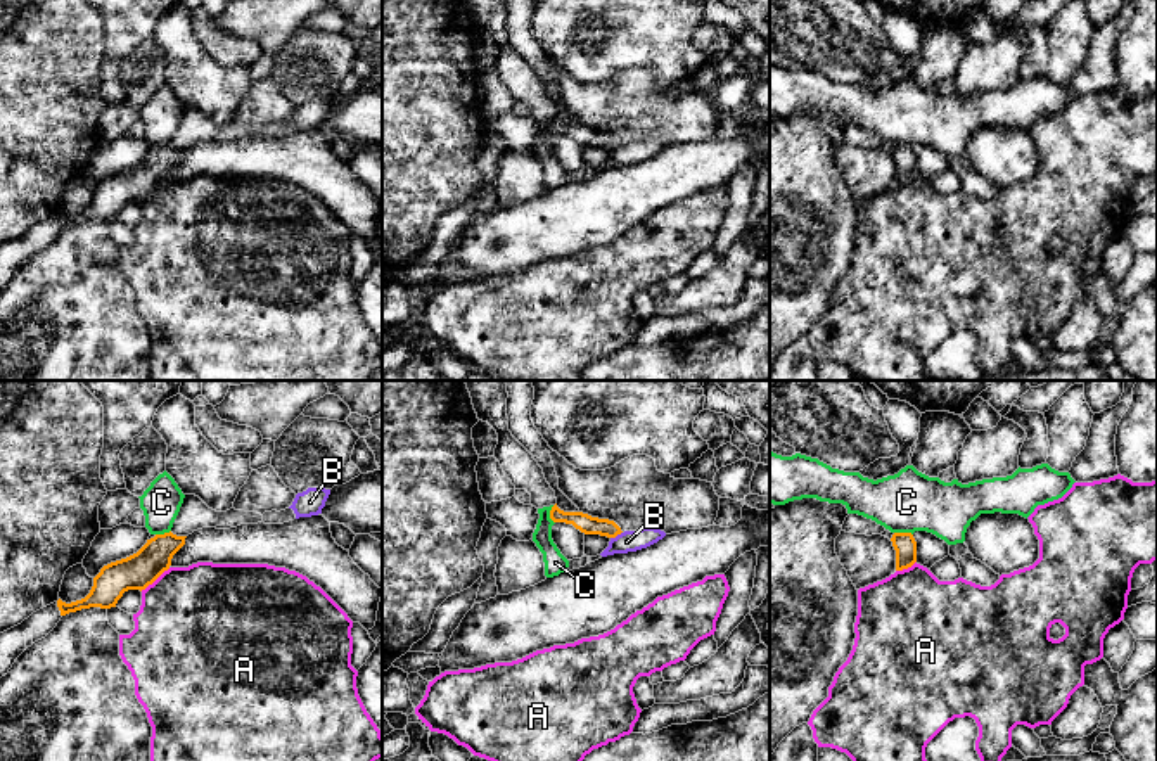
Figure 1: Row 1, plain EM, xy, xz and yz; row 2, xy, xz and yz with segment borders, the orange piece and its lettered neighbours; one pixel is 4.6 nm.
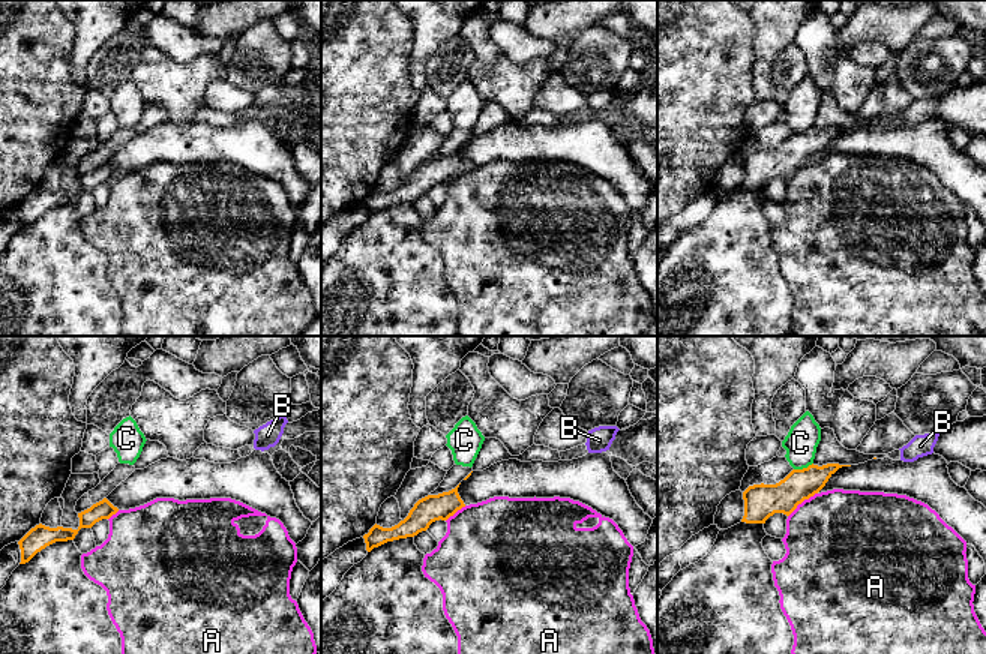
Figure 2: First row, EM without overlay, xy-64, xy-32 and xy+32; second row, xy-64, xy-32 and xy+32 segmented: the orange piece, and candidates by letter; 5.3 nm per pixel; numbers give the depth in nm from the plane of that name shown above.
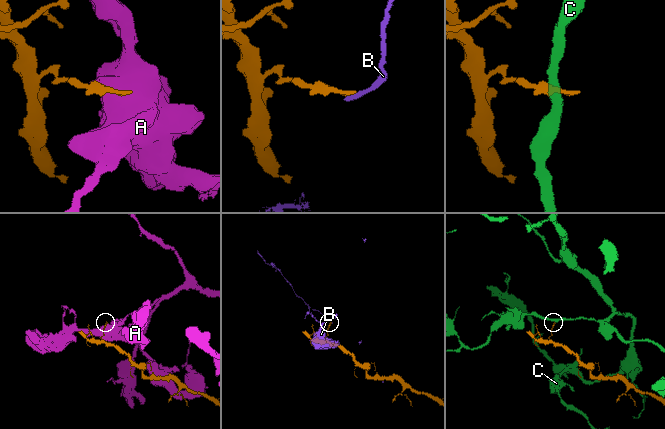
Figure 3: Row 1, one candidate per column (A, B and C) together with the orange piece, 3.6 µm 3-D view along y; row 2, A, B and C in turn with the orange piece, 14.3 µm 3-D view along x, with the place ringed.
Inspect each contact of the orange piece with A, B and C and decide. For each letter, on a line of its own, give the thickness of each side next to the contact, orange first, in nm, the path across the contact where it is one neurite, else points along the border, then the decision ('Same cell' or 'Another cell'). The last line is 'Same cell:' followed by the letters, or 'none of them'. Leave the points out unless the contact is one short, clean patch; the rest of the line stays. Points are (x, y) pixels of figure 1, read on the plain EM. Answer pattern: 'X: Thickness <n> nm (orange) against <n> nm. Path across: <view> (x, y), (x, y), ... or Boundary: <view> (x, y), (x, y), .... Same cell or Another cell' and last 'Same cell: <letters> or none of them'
A: Thickness 160 nm (orange) against 480 nm. Boundary: xy (170, 180), (140, 203). Another cell
B: Thickness 90 nm (orange) against 100 nm. Boundary: xz (621, 144), (611, 151). Another cell
C: Thickness 110 nm (orange) against 280 nm. Boundary: yz (894, 144), (908, 144), (912, 147). Another cell
Same cell: none of them

